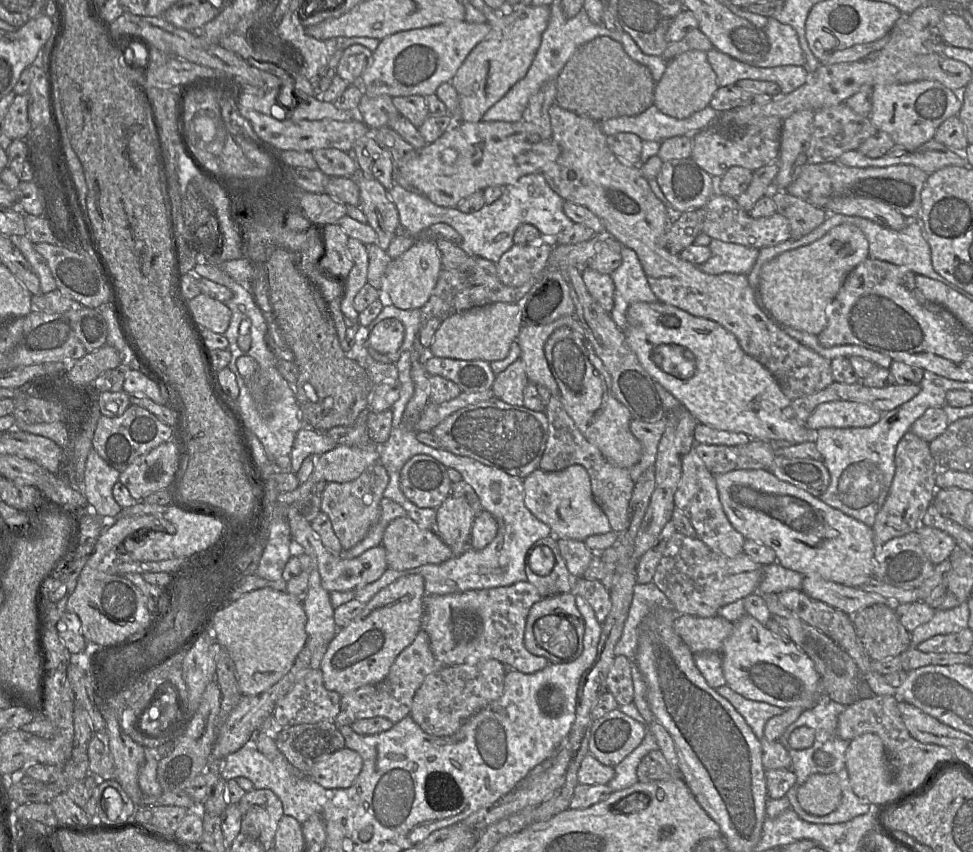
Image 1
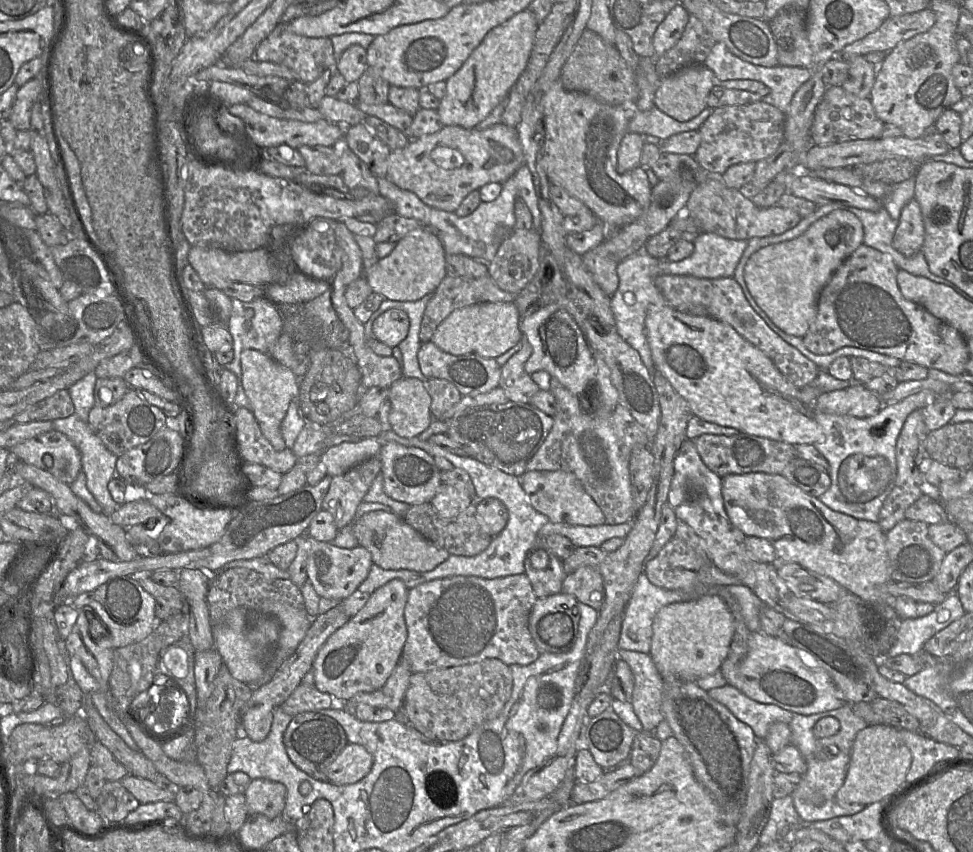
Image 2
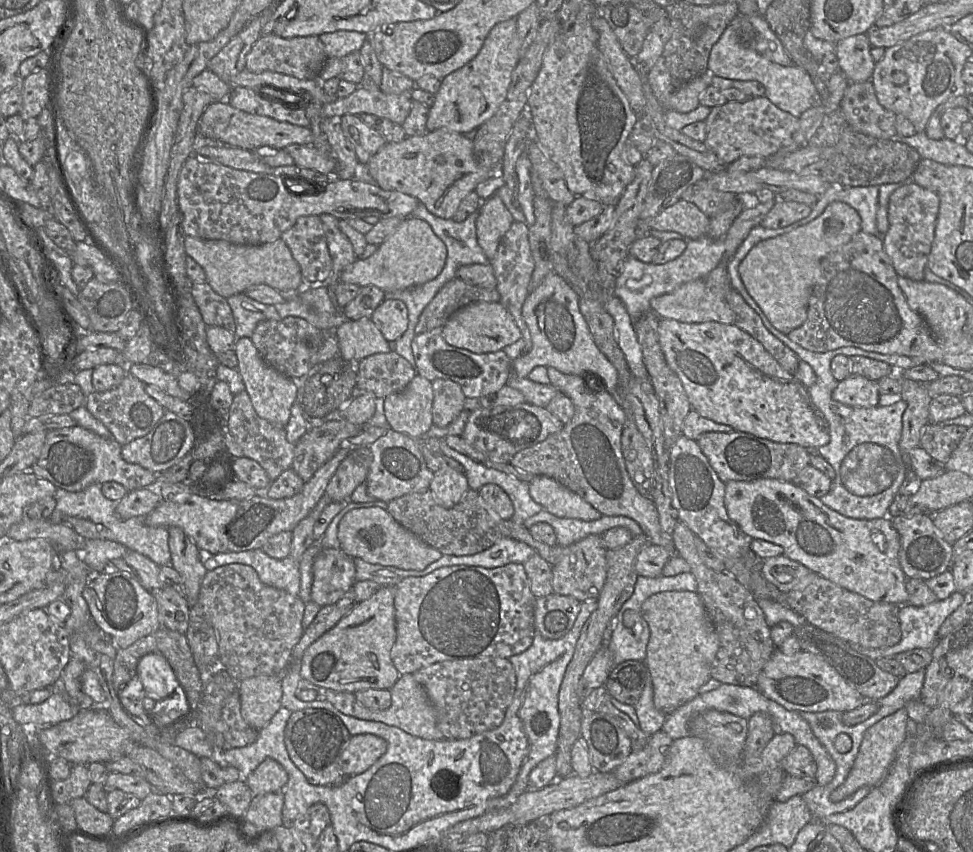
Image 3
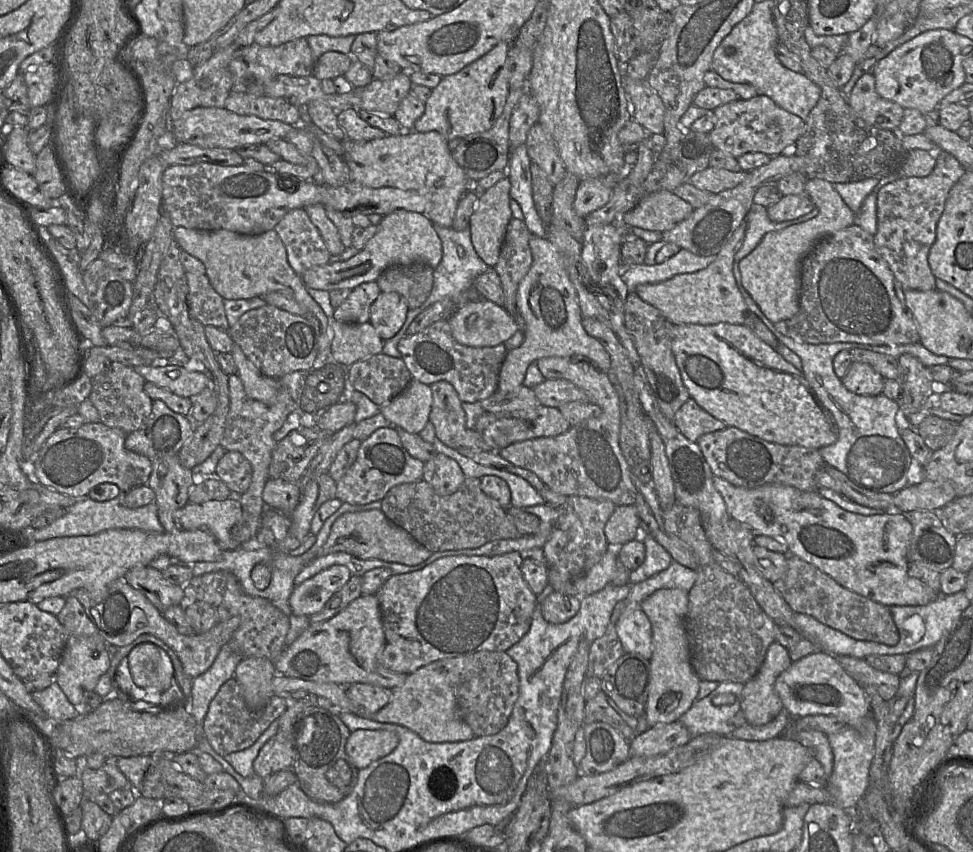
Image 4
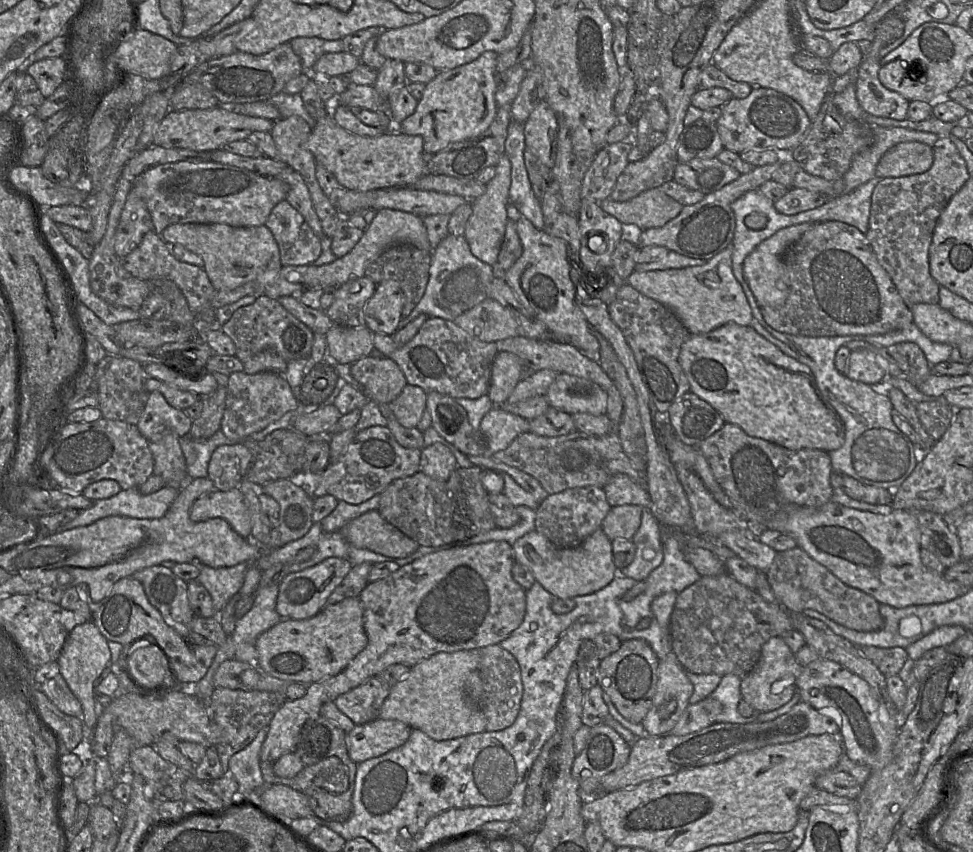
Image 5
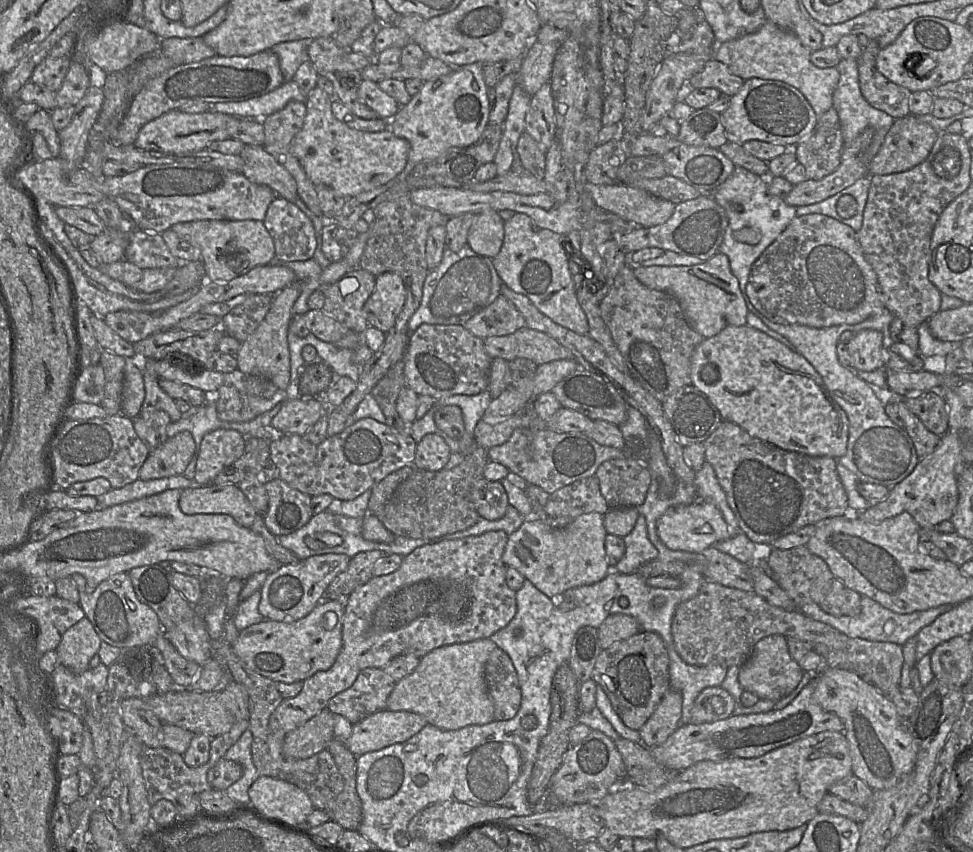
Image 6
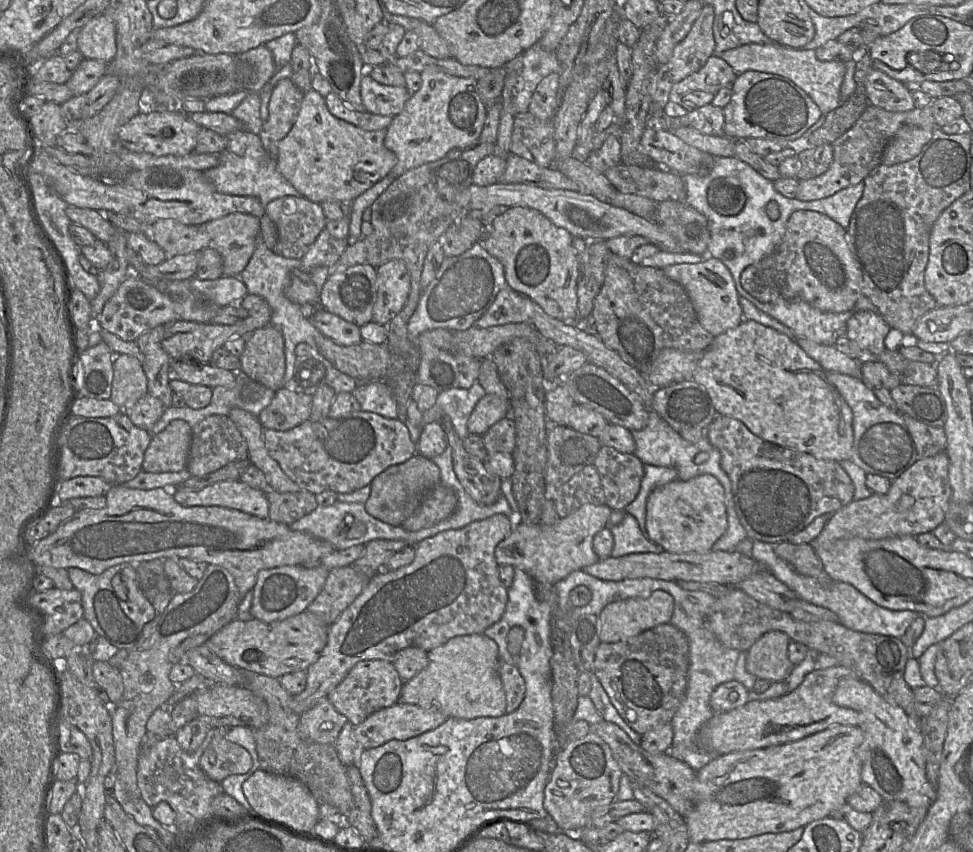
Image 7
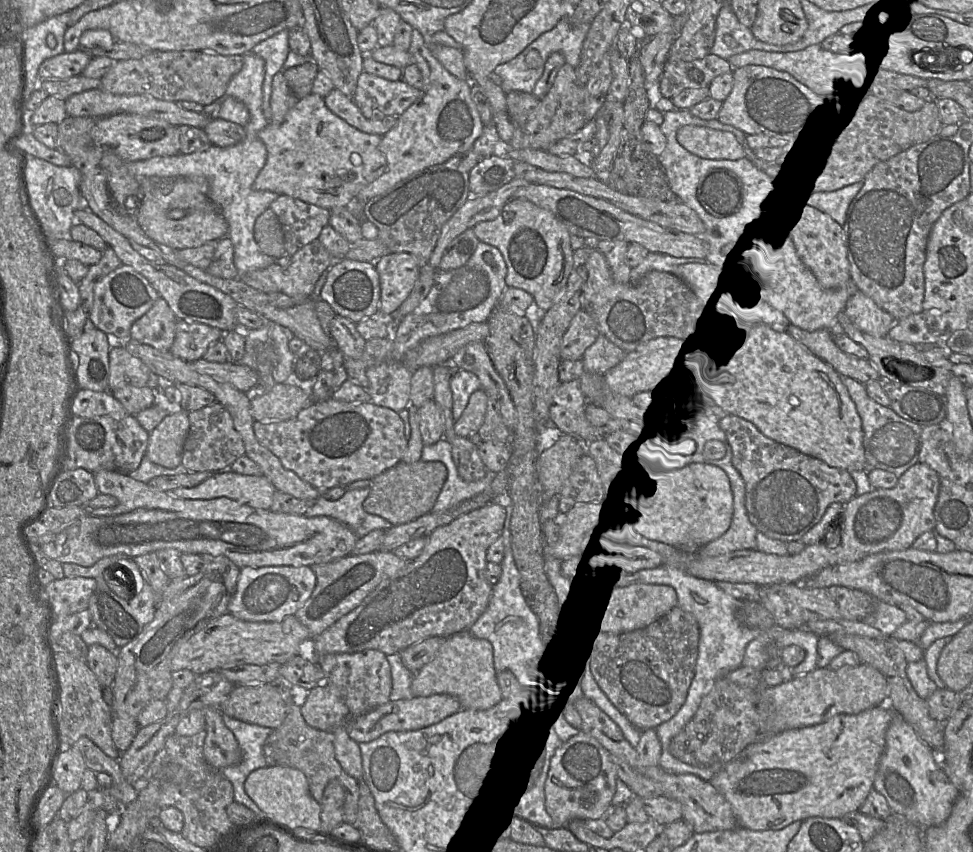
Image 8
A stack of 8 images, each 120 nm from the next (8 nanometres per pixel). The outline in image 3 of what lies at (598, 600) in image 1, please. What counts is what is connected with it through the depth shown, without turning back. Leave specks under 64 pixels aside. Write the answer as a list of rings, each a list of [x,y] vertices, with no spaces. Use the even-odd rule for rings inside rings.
[[[589,535],[564,547],[558,561],[552,566],[553,593],[570,595],[580,602],[598,599],[607,575],[606,551],[602,543],[602,535]]]

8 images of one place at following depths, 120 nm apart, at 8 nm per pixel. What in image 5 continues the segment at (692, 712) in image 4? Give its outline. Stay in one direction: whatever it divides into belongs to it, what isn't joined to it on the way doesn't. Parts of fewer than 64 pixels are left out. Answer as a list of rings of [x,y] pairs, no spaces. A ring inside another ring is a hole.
[[[729,674],[723,676],[718,687],[710,697],[722,704],[722,712],[716,717],[716,723],[748,723],[753,722],[752,717],[743,717],[738,712],[738,704],[741,700],[742,677]]]

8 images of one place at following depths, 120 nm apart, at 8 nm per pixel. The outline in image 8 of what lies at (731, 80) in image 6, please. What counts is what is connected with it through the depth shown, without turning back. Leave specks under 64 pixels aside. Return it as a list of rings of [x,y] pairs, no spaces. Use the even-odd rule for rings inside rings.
[[[711,53],[689,62],[668,59],[660,78],[659,91],[663,97],[673,99],[685,89],[709,87],[714,78],[733,70],[728,60]]]

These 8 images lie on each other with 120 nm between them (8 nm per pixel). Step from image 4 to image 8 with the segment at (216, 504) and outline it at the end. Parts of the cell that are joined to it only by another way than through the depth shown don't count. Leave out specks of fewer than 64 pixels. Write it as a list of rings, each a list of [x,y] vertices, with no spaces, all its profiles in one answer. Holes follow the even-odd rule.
[[[228,469],[197,486],[174,489],[172,496],[189,500],[226,497],[253,508],[270,510],[275,492],[275,486],[263,474],[242,475]]]

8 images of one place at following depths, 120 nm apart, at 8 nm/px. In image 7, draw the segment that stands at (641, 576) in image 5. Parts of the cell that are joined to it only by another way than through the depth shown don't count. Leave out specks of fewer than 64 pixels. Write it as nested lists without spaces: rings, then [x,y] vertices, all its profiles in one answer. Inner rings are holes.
[[[626,513],[623,521],[616,526],[607,527],[614,538],[612,557],[622,557],[634,553],[657,553],[664,549],[646,538],[638,524],[638,521],[631,514]]]

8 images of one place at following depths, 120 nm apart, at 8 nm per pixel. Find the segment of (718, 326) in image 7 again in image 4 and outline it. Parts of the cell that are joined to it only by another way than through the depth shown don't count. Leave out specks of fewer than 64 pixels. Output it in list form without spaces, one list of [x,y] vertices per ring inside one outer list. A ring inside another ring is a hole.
[[[744,220],[706,268],[694,273],[679,274],[660,283],[640,284],[635,289],[636,294],[659,309],[673,325],[743,324],[749,310],[737,287],[733,263],[743,245],[745,232]]]

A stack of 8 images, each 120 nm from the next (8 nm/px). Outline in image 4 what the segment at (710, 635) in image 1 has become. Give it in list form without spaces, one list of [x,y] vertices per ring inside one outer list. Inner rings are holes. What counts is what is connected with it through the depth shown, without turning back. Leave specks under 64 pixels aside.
[[[677,588],[659,589],[642,601],[641,609],[652,627],[651,682],[645,716],[648,726],[654,727],[679,720],[696,701],[701,680],[690,662],[689,641],[684,628],[688,592]]]

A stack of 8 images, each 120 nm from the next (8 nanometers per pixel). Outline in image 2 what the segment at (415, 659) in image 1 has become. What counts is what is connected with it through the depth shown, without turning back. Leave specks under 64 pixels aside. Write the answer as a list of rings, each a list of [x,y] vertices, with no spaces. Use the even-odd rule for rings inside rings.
[[[401,658],[393,673],[381,688],[354,695],[346,701],[345,708],[354,713],[354,708],[358,704],[365,703],[375,707],[388,708],[395,713],[398,712],[404,704],[412,674],[406,661]]]

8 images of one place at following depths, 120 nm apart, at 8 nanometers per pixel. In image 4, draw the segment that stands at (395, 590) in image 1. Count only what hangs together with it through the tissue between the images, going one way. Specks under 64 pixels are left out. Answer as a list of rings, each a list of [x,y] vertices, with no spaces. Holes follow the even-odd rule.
[[[362,595],[329,620],[310,624],[273,662],[278,675],[344,687],[355,683],[393,689],[409,674],[386,669],[380,661],[385,632],[376,595]]]

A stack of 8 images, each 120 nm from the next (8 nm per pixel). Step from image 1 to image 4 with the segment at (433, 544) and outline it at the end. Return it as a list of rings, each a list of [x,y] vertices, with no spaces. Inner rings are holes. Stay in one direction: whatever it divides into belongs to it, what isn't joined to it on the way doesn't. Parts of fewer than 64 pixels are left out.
[[[381,509],[346,512],[337,518],[317,557],[333,552],[346,552],[360,559],[379,559],[411,566],[424,562],[432,554],[405,529],[390,521]]]

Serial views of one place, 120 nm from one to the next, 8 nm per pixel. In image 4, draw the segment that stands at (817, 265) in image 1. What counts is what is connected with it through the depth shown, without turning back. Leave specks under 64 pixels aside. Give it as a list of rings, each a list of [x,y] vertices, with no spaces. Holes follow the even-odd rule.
[[[818,178],[807,179],[805,194],[817,206],[818,215],[809,221],[767,233],[739,264],[743,287],[773,324],[790,319],[799,311],[800,267],[803,258],[820,240],[855,222],[856,214],[847,206],[832,183]]]

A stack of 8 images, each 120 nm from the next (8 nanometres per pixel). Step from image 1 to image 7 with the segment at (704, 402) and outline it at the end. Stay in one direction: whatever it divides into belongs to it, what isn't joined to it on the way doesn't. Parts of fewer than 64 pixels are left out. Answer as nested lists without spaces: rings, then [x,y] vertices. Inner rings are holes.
[[[742,320],[737,327],[713,338],[692,379],[705,388],[718,415],[740,420],[760,438],[818,459],[836,462],[851,459],[854,440],[851,408],[828,380],[827,371],[785,334],[753,320]]]

